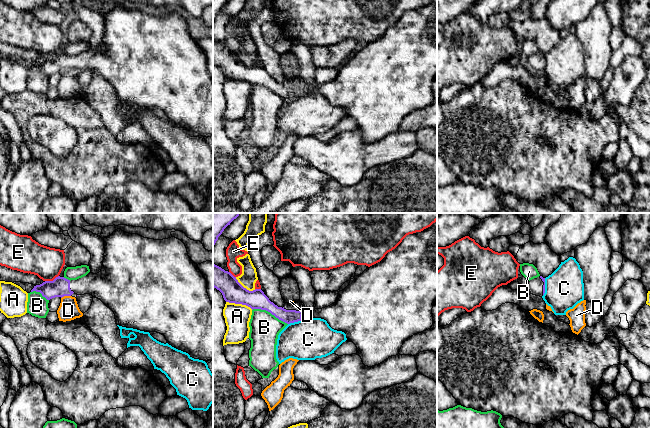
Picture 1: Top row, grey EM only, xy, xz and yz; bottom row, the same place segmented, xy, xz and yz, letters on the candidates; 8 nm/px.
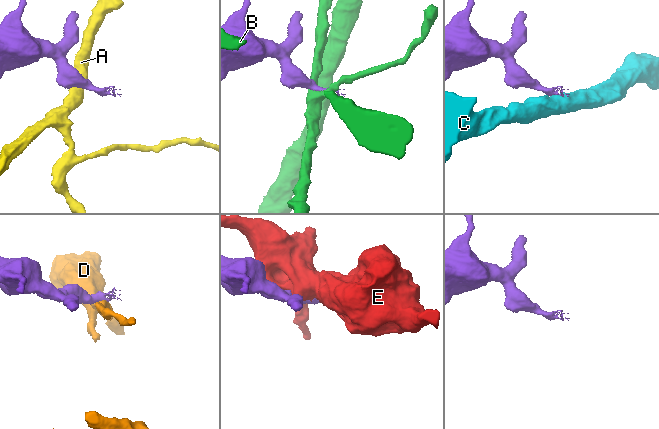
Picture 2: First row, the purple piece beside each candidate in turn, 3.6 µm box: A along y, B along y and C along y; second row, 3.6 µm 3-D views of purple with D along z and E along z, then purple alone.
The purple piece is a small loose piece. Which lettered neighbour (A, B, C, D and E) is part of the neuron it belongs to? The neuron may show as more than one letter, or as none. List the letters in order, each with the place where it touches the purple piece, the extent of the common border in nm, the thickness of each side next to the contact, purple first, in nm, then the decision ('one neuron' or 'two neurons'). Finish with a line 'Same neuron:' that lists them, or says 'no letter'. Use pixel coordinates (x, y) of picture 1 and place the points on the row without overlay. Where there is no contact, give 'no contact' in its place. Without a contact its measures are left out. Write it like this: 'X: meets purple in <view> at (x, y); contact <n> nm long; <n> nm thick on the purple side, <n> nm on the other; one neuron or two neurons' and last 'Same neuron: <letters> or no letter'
A: meets purple in xz at (239, 79); contact 220 nm long; 180 nm thick on the purple side, 200 nm on the other; two neurons
B: meets purple in xz at (270, 88); contact 320 nm long; 160 nm thick on the purple side, 240 nm on the other; two neurons
C: meets purple in xz at (296, 97); contact 140 nm long; 110 nm thick on the purple side, 320 nm on the other; two neurons
D: meets purple in xy at (65, 71); contact 80 nm long; 160 nm thick on the purple side, 160 nm on the other; two neurons
E: meets purple in xy at (51, 57); contact 120 nm long; 160 nm thick on the purple side, 260 nm on the other; two neurons
Same neuron: no letter

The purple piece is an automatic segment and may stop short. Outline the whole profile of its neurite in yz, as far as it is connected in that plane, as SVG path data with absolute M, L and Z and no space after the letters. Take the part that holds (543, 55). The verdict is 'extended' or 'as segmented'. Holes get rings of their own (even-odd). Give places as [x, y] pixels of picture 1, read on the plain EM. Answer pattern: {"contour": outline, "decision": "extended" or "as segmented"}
{"contour": "M539 52L529 57L531 70L542 73L545 69L545 54Z", "decision": "extended"}

